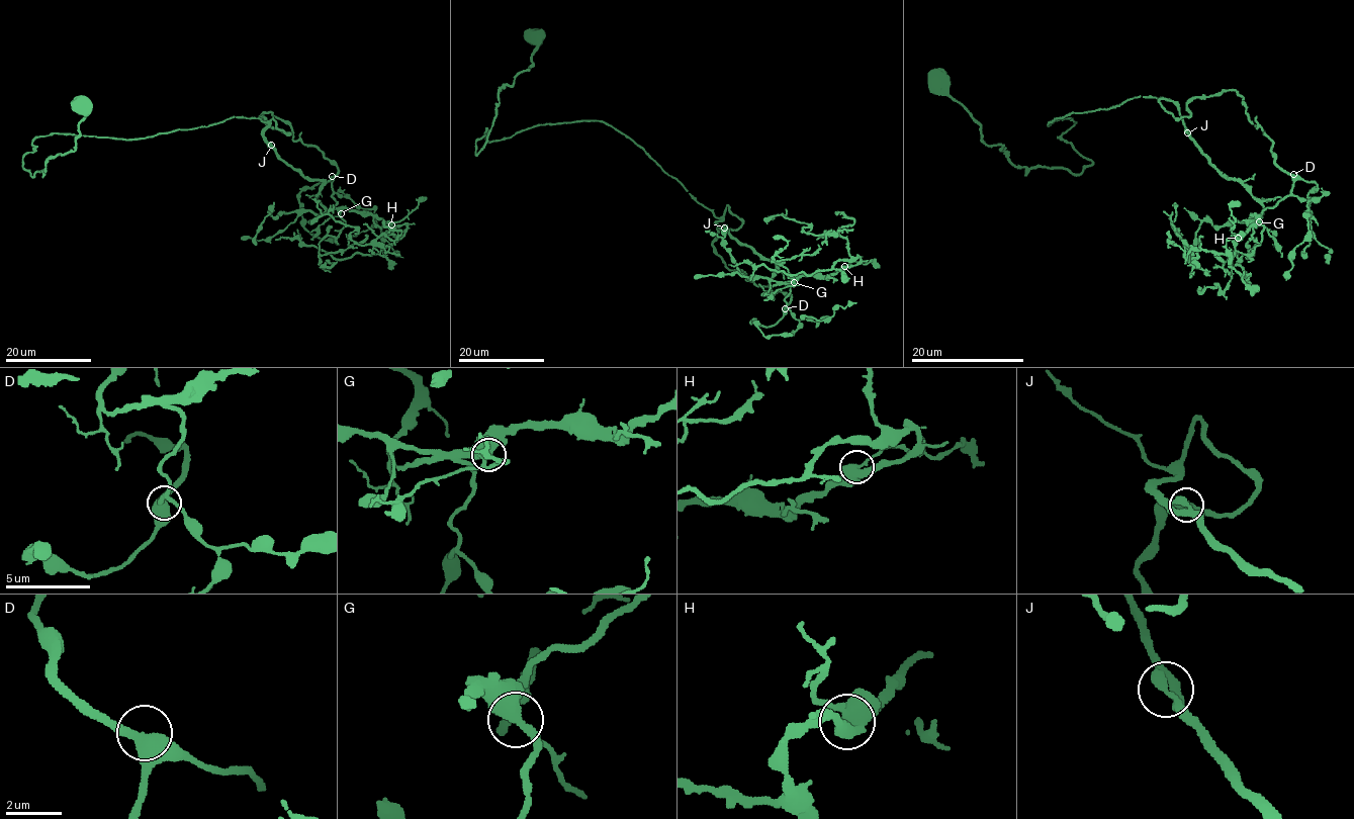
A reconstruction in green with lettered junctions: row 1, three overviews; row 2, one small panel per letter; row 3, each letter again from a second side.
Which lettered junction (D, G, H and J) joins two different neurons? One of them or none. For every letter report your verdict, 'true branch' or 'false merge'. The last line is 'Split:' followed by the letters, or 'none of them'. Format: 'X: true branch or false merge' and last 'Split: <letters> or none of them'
D: true branch
G: true branch
H: true branch
J: true branch
Split: none of them

